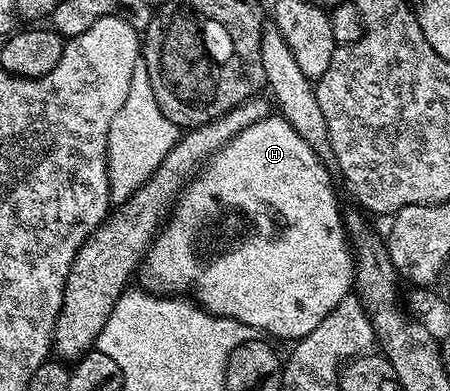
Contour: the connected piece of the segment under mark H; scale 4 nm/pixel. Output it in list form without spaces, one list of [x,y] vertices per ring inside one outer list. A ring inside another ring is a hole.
[[[271,113],[266,119],[248,125],[203,163],[197,174],[183,188],[157,235],[149,243],[144,258],[144,271],[146,269],[151,283],[149,286],[158,293],[189,296],[203,311],[235,319],[254,328],[255,332],[267,331],[278,339],[297,341],[312,333],[312,329],[316,329],[316,325],[320,325],[320,321],[324,321],[324,317],[328,317],[328,313],[332,313],[332,309],[336,309],[336,305],[340,305],[342,298],[351,294],[354,287],[354,256],[346,234],[344,211],[343,208],[338,208],[338,199],[334,196],[334,187],[330,184],[326,166],[323,159],[307,145],[304,137],[300,137],[300,133],[296,133],[296,129],[292,129],[292,125],[288,125],[288,121],[281,115]]]

